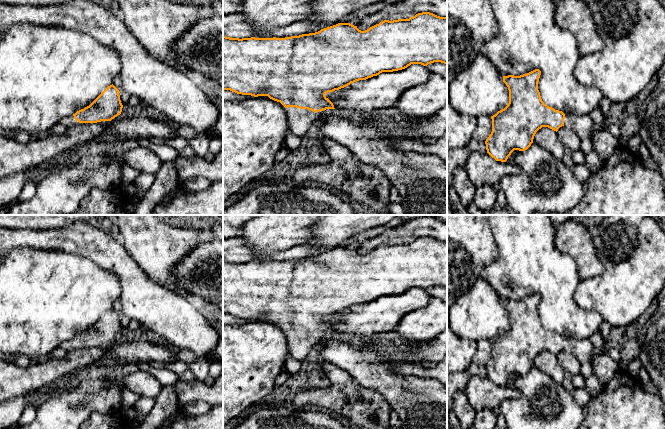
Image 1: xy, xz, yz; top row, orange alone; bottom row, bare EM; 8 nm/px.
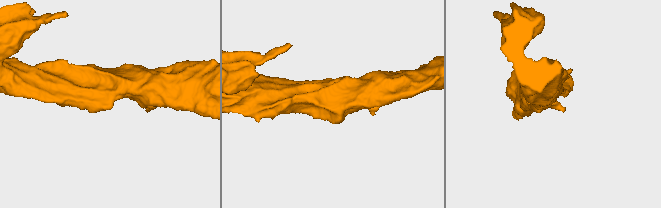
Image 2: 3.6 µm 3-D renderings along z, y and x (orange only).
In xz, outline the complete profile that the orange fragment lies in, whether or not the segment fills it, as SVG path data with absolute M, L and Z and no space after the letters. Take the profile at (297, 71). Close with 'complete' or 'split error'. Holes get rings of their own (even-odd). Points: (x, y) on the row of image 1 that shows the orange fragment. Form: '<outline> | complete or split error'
M430 12L418 13L409 19L384 20L365 31L350 23L338 23L315 33L285 38L239 39L223 36L223 90L254 97L268 96L280 102L286 108L291 132L309 142L316 121L314 113L335 109L326 93L382 72L402 70L411 64L427 66L434 62L447 64L447 17Z | split error

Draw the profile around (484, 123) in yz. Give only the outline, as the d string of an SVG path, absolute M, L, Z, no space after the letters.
M480 116L477 118L477 127L473 138L478 142L484 142L492 132L492 119L489 116Z

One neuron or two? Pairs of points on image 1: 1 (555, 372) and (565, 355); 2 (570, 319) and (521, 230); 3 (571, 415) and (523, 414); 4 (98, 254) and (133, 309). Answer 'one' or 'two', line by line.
1: two
2: one
3: one
4: one

